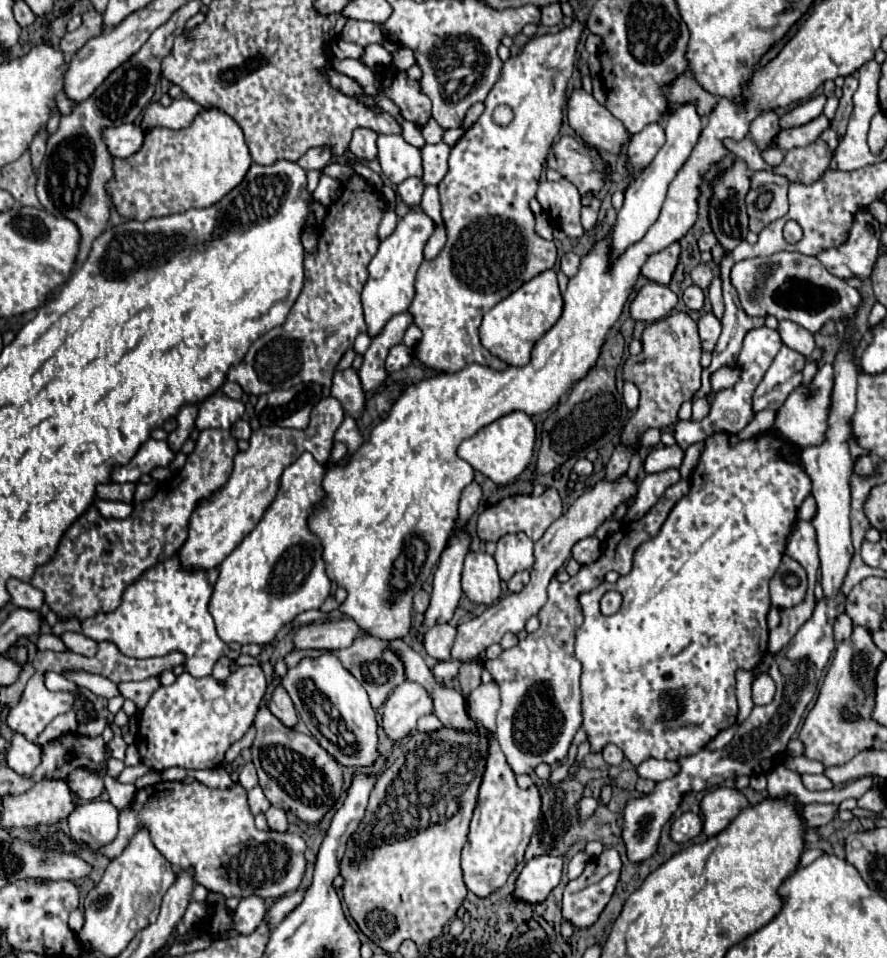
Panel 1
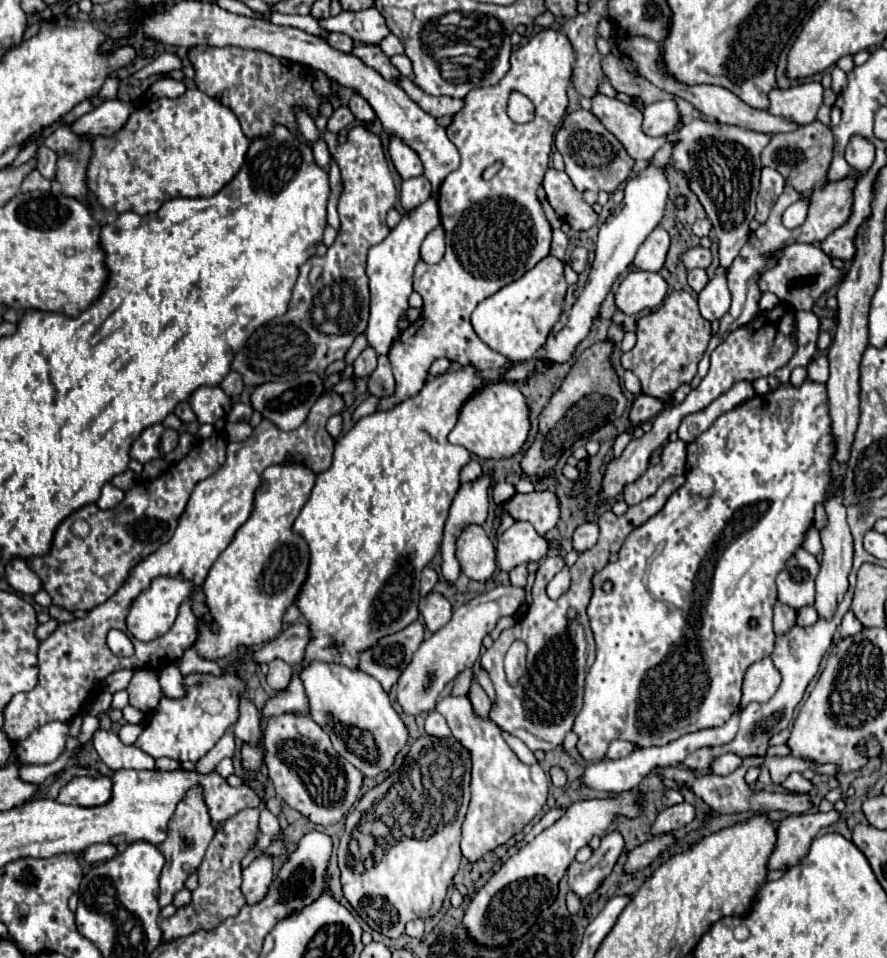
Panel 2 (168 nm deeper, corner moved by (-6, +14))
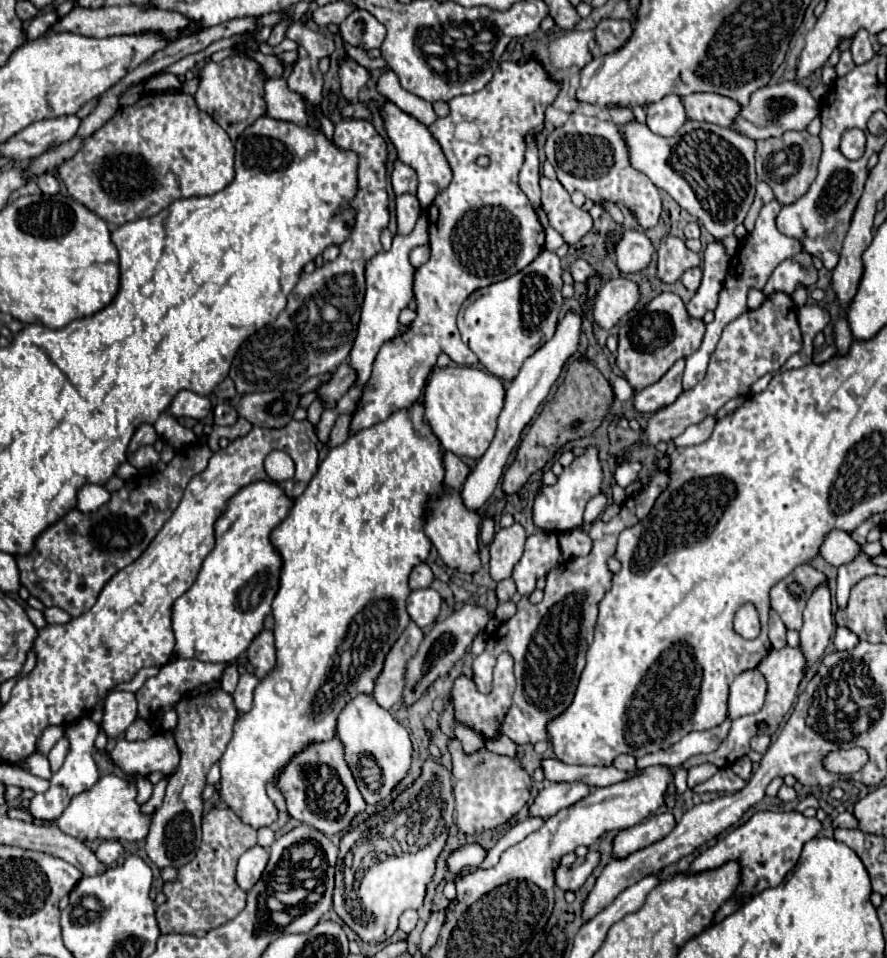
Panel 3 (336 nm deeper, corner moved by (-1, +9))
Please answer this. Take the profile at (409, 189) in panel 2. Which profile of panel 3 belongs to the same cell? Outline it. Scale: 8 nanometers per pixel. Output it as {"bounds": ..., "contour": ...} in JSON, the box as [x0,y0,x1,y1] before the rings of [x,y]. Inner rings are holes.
{"bounds":[396,194,420,234],"contour":[[[400,194],[396,198],[396,216],[398,216],[398,234],[408,234],[420,216],[420,204],[416,194]]]}

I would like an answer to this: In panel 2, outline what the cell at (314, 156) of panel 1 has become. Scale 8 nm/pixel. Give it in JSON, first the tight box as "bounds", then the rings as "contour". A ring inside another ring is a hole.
{"bounds":[327,105,355,133],"contour":[[[341,105],[339,109],[335,109],[335,111],[333,111],[333,115],[331,115],[331,119],[329,119],[327,129],[329,129],[331,133],[339,133],[339,131],[341,131],[341,129],[345,129],[347,125],[351,125],[353,121],[355,121],[355,117],[353,117],[351,109],[349,109],[349,107],[345,107],[345,105]]]}

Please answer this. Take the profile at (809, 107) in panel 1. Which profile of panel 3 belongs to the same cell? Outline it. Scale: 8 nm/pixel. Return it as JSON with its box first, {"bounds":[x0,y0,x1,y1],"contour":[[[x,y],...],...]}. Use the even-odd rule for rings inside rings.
{"bounds":[736,82,820,140],"contour":[[[782,82],[776,86],[764,86],[756,90],[748,106],[742,106],[740,118],[736,120],[736,130],[752,140],[780,136],[788,130],[806,130],[812,118],[820,114],[820,104],[812,98],[810,90],[798,82]]]}

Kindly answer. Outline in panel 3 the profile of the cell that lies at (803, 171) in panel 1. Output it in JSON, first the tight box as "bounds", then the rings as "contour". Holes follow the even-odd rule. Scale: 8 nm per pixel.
{"bounds":[756,130,822,204],"contour":[[[806,130],[802,132],[786,132],[778,138],[766,138],[756,142],[756,172],[758,180],[768,182],[772,186],[774,196],[780,204],[792,204],[800,196],[804,196],[810,188],[810,184],[816,178],[820,154],[822,154],[822,142],[818,136],[808,134]]]}

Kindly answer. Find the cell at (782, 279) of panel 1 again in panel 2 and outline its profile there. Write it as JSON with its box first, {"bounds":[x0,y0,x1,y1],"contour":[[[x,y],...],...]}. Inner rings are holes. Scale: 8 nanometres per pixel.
{"bounds":[759,243,843,311],"contour":[[[795,243],[787,249],[783,249],[777,257],[777,265],[761,275],[759,289],[775,293],[781,301],[791,303],[797,311],[801,311],[801,309],[809,311],[813,307],[813,303],[825,291],[829,291],[833,285],[837,285],[841,279],[843,279],[843,273],[831,265],[831,259],[821,251],[819,245]]]}

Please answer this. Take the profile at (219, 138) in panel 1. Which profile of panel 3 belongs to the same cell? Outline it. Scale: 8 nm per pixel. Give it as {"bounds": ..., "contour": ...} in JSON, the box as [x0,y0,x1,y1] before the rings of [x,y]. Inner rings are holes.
{"bounds":[58,94,234,226],"contour":[[[146,94],[136,104],[120,108],[106,126],[84,142],[84,148],[74,158],[60,166],[58,176],[80,204],[108,224],[122,226],[124,222],[158,214],[174,200],[224,190],[234,180],[234,144],[216,120],[196,106],[190,94]]]}

